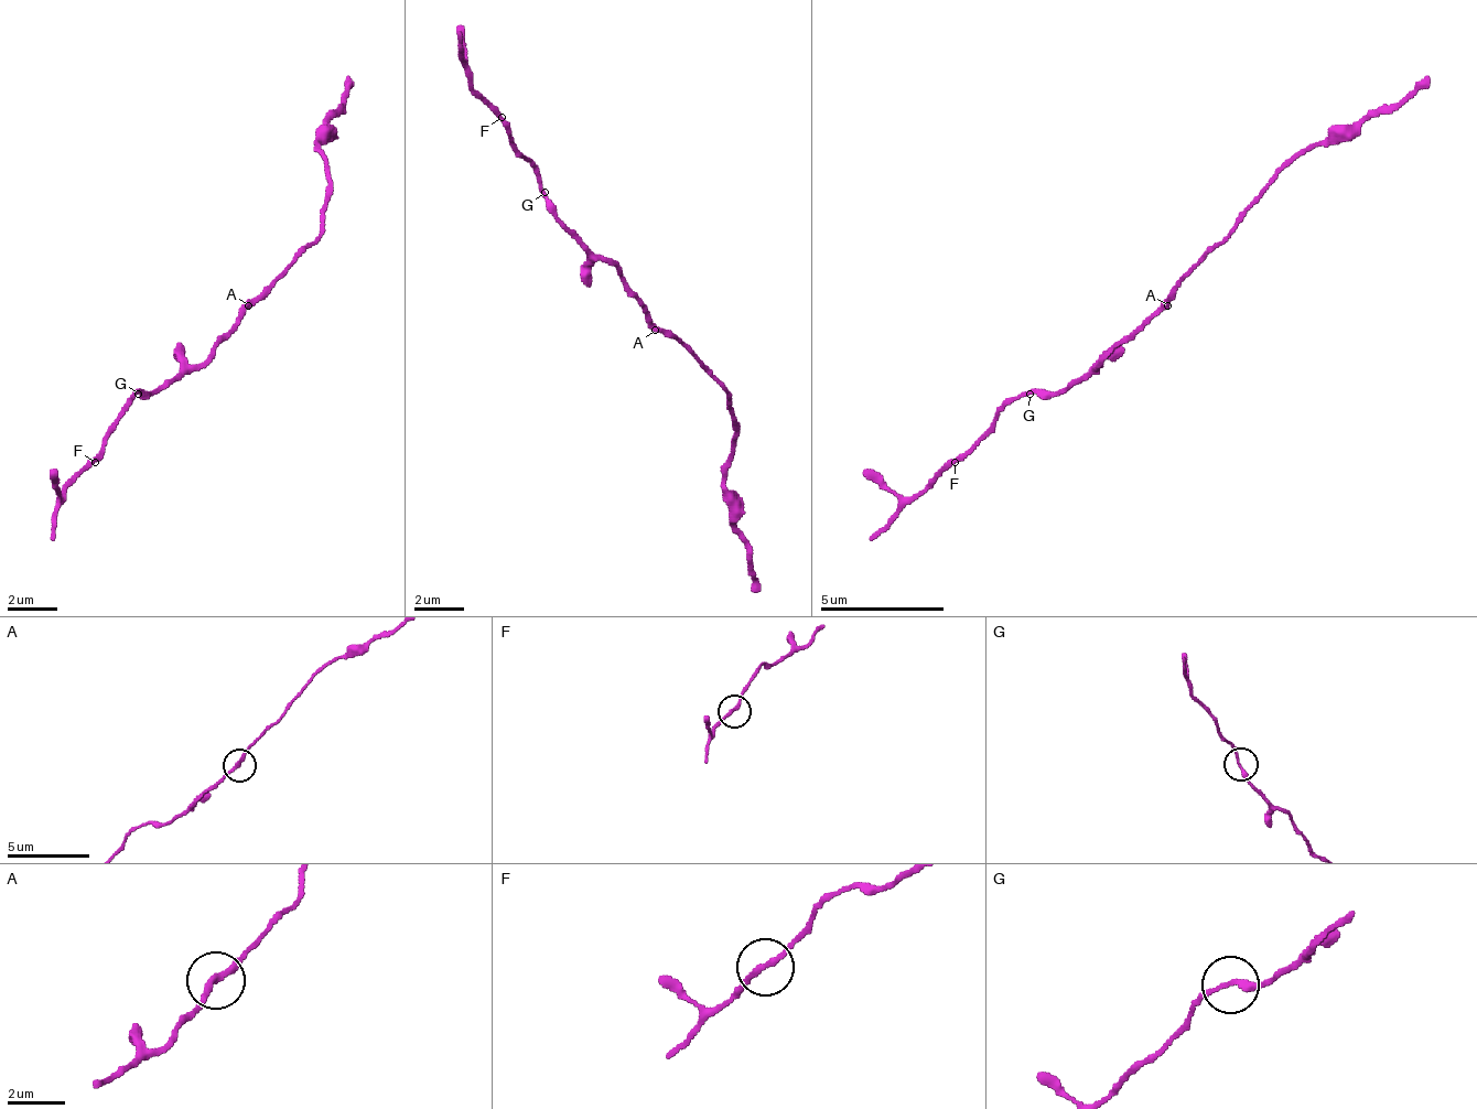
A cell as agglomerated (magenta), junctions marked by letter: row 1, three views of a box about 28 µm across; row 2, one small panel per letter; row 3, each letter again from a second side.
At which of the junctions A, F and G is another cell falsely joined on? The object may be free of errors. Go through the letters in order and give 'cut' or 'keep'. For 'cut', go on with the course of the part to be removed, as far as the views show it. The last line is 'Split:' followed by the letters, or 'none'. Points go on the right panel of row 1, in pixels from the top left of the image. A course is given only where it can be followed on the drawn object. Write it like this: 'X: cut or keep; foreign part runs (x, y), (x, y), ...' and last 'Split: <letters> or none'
A: keep
F: keep
G: keep
Split: none

